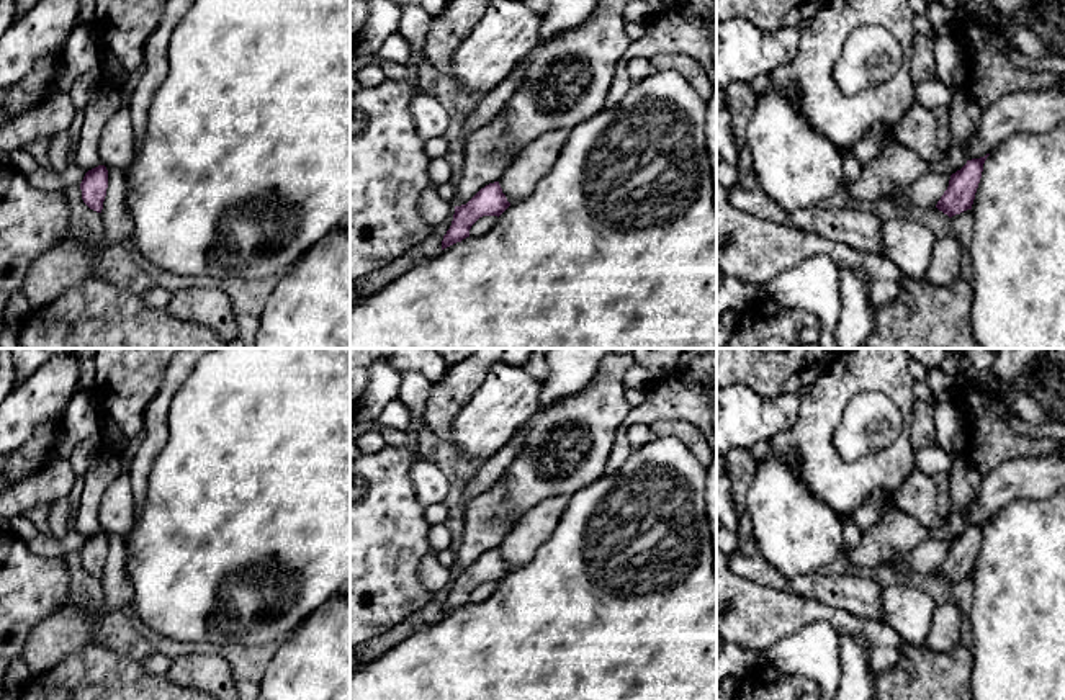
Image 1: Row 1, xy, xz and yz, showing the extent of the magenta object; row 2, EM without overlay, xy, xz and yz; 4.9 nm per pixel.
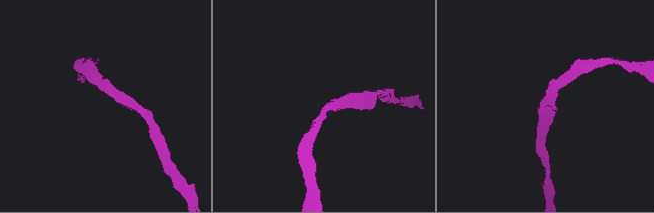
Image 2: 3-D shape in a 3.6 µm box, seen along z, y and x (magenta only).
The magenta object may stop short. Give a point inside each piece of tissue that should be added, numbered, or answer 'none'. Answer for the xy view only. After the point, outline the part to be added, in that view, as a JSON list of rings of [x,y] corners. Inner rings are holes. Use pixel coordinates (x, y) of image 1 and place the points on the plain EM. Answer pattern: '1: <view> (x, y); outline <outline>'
none

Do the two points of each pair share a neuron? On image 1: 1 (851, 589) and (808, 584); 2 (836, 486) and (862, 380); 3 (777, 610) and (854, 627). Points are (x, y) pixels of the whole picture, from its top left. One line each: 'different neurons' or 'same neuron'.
1: same neuron
2: same neuron
3: same neuron

